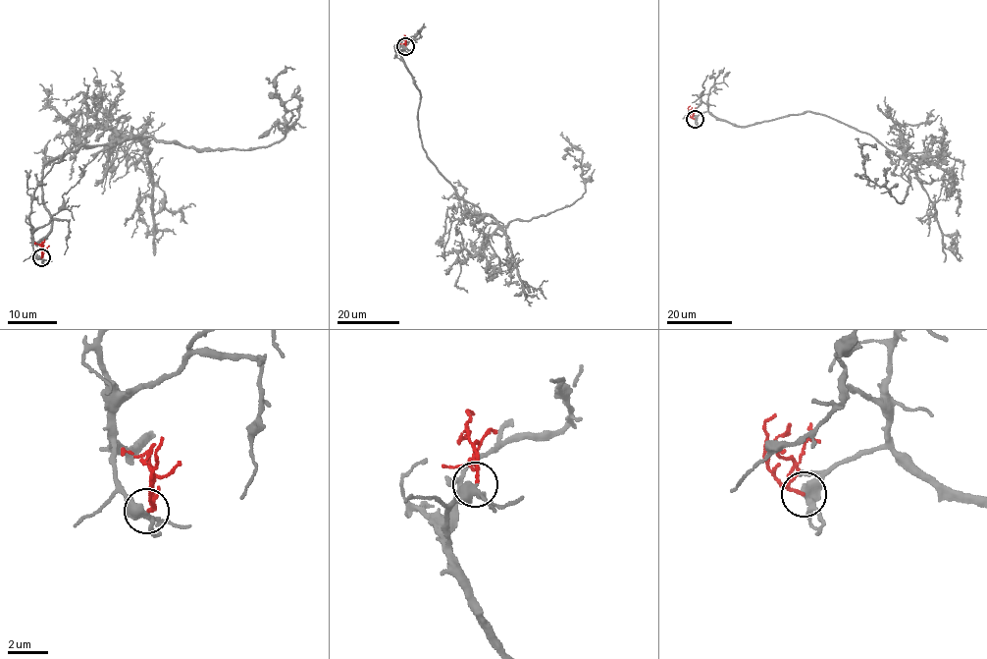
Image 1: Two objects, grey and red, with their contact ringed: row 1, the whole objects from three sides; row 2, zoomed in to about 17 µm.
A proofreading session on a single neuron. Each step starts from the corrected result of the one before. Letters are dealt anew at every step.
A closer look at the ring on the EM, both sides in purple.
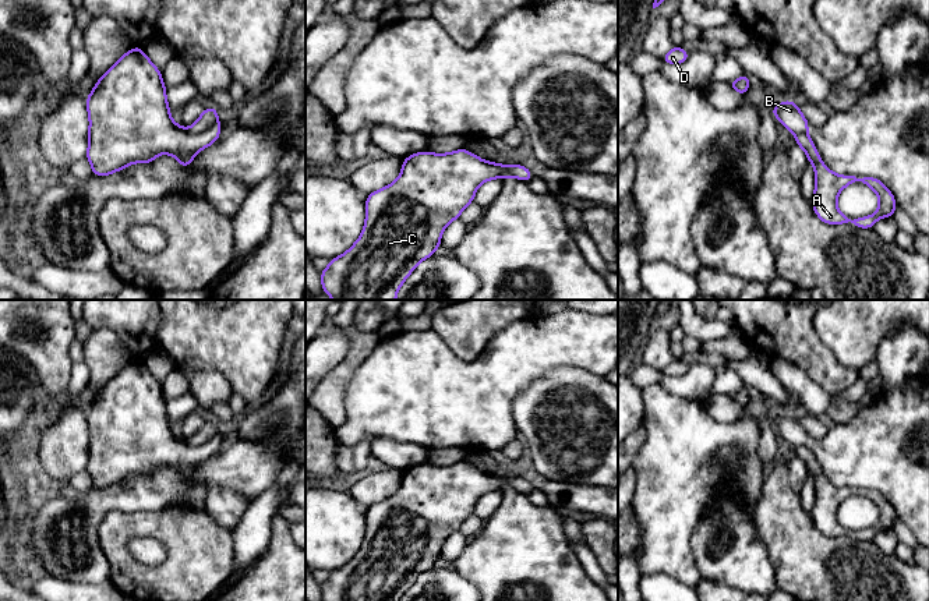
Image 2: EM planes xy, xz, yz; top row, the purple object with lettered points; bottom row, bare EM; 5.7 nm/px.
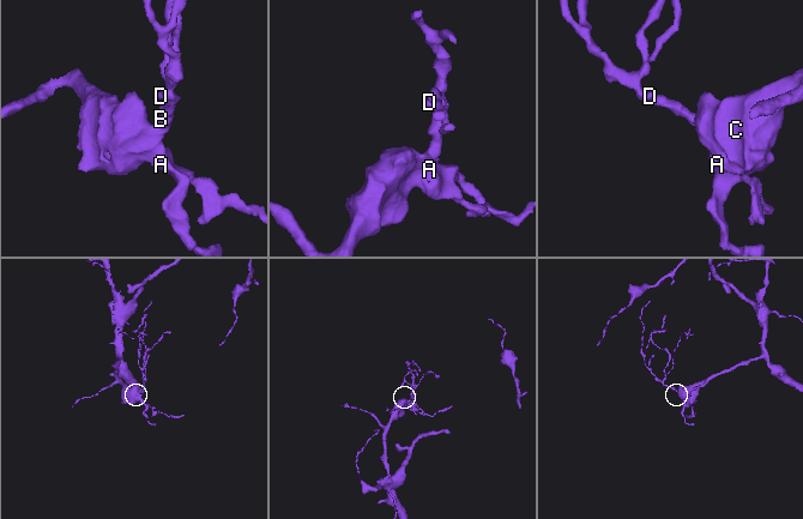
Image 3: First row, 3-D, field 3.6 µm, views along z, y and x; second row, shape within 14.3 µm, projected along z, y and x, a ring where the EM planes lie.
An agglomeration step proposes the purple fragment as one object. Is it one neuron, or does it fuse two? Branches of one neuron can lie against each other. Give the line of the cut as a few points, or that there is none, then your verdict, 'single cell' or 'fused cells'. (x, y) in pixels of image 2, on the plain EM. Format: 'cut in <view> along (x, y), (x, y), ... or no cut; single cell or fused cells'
cut in xy along (219, 434), (201, 444), (191, 444), (189, 441); fused cells

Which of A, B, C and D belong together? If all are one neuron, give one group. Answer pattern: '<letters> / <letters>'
A C / B D

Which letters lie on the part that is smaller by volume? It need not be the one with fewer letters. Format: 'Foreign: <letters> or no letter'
Foreign: B, D

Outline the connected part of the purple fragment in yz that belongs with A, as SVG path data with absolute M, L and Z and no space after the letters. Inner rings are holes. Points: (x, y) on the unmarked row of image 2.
M806 445L796 446L795 456L805 463L808 474L815 478L815 506L810 515L815 526L822 534L827 537L851 535L861 541L872 541L879 531L893 528L897 515L891 503L880 492L876 489L856 491L855 488L841 488L833 485L822 474L819 463L815 460L813 453ZM855 494L862 494L877 506L879 520L873 527L849 531L838 523L838 506L843 501Z

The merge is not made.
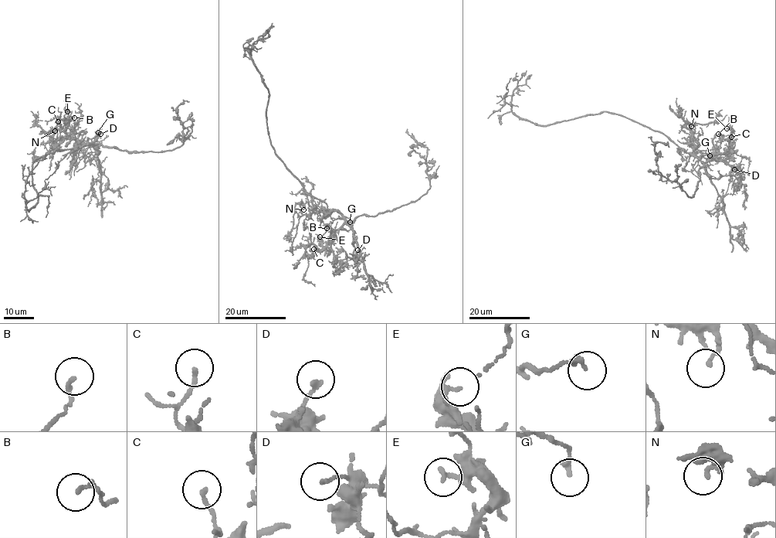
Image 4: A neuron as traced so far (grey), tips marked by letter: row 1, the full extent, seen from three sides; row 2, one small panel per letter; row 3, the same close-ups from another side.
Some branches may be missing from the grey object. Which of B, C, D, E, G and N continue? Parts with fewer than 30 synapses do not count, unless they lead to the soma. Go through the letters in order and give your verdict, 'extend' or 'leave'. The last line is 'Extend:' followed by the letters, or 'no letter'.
B: leave
C: leave
D: leave
E: leave
G: leave
N: leave
Extend: no letter

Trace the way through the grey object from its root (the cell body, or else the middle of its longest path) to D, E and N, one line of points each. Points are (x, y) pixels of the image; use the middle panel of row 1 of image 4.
D: (306, 192), (321, 199), (330, 210), (335, 210), (342, 216), (352, 230), (353, 255), (357, 250)
E: (306, 192), (343, 219), (323, 249), (320, 236)
N: (306, 192), (325, 203), (330, 212), (313, 209), (307, 202), (303, 209)

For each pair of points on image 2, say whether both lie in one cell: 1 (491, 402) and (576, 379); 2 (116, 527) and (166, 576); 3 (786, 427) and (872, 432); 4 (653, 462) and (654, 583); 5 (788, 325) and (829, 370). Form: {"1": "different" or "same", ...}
{"1": "different", "2": "same", "3": "same", "4": "different", "5": "same"}

